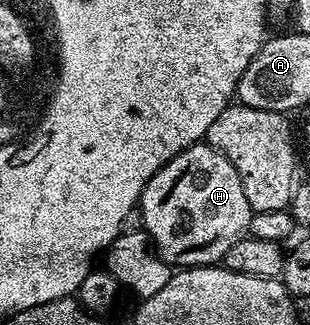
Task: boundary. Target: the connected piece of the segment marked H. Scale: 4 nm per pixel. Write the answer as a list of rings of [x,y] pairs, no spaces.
[[[207,142],[191,144],[155,172],[142,190],[138,207],[156,255],[176,270],[219,265],[226,250],[248,235],[253,214],[238,170]]]

